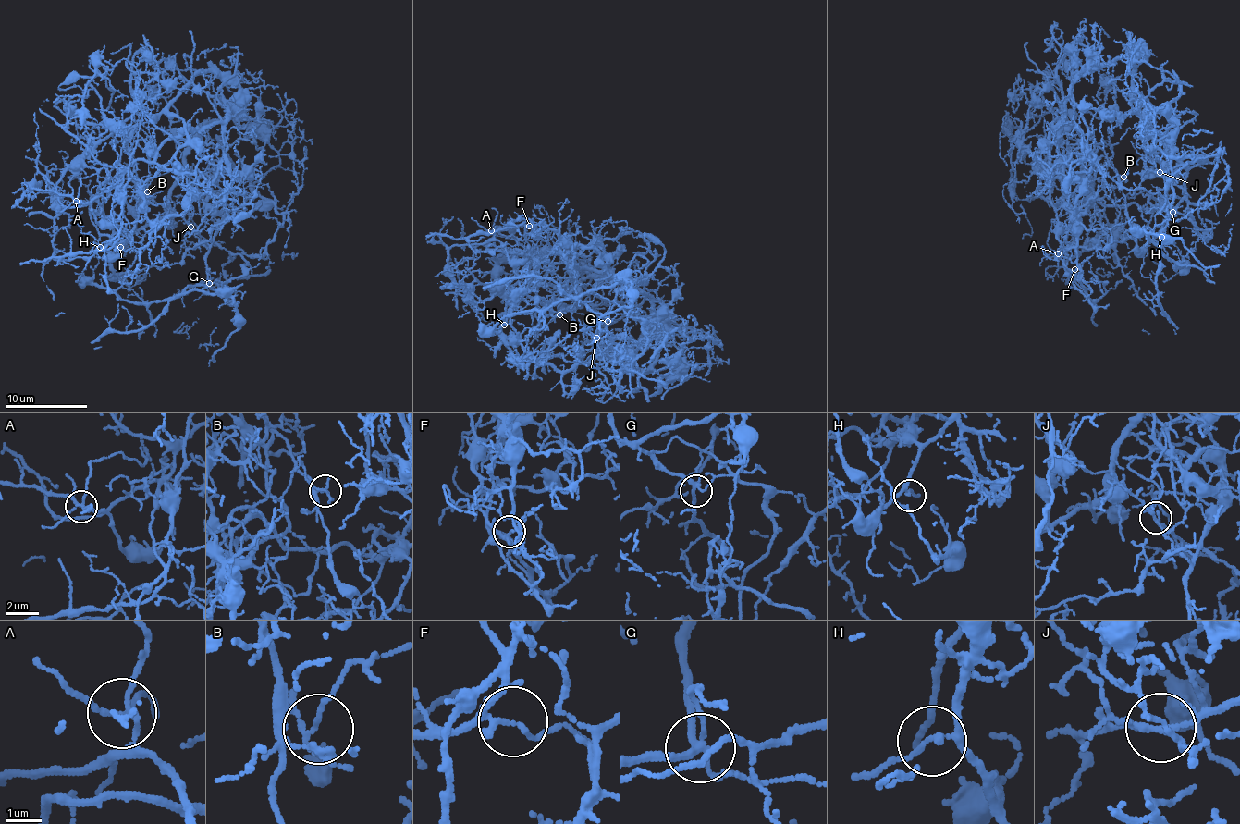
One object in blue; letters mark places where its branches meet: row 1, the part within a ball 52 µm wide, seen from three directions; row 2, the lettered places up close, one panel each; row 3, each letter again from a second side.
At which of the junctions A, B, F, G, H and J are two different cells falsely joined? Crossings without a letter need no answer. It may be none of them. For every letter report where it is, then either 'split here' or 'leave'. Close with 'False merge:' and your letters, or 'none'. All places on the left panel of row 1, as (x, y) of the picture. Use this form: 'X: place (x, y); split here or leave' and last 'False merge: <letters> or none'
A: place (76, 201); leave
B: place (147, 191); leave
F: place (120, 247); split here
G: place (209, 283); leave
H: place (100, 247); leave
J: place (190, 227); split here
False merge: F, J

